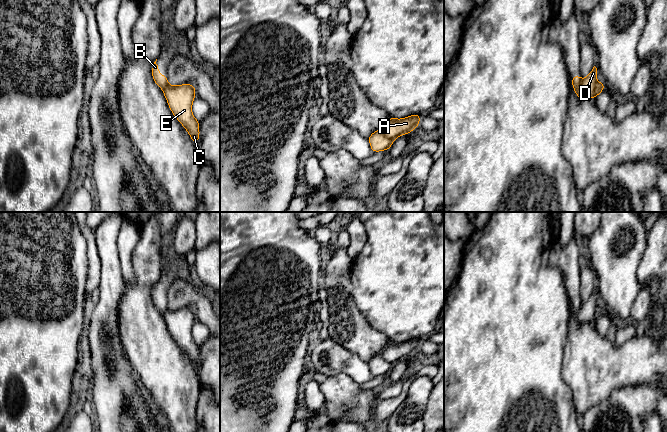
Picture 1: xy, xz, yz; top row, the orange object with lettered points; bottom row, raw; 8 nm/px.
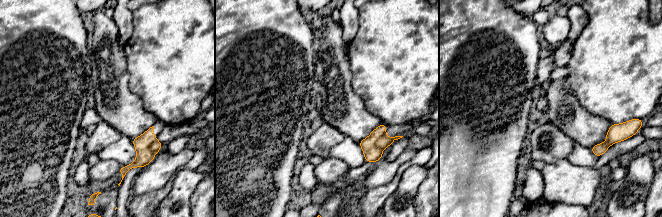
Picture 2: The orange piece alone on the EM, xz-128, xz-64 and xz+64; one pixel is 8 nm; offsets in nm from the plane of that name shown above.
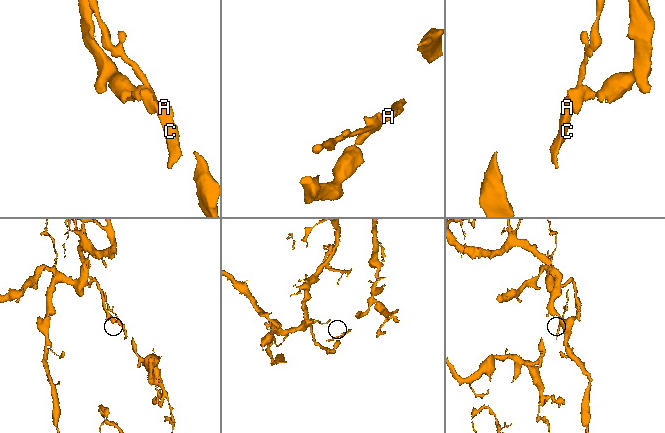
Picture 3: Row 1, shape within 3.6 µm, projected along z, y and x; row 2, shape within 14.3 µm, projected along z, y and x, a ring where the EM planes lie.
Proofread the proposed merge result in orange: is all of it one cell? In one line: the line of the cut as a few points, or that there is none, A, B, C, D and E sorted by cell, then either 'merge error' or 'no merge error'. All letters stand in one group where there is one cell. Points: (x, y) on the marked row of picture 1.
cut in xz along (381, 128), (381, 132), (393, 140); A C D E / B; merge error

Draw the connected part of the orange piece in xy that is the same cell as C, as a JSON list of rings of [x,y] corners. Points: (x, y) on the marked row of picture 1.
[[[194,84],[167,85],[163,90],[173,115],[189,133],[194,144],[199,141],[199,121],[192,114],[192,103],[196,96]]]

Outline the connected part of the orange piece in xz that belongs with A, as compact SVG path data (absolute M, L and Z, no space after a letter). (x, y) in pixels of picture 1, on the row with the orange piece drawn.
M414 114L406 118L390 118L388 123L382 127L382 133L385 137L395 140L401 135L409 134L419 125L421 115Z

